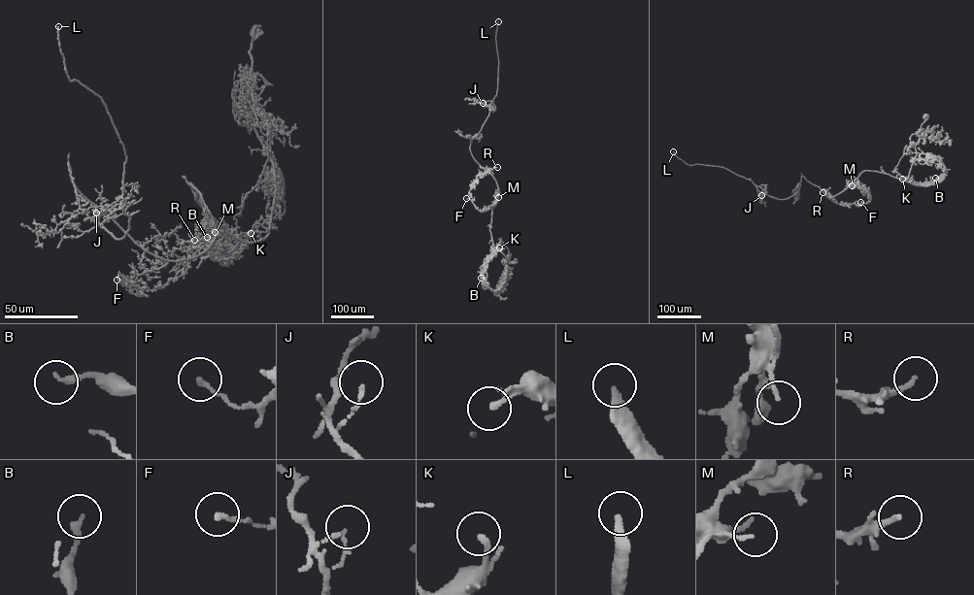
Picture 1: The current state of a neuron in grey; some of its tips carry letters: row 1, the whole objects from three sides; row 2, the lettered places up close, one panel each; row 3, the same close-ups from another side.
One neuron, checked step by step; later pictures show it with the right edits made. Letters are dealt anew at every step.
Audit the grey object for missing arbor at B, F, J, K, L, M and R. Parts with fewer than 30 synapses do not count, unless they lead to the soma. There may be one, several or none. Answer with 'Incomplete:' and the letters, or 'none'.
Incomplete: L

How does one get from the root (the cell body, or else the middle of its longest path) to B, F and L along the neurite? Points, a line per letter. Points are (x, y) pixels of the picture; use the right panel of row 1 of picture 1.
B: (925, 116), (920, 129), (911, 136), (910, 145), (917, 152), (927, 154), (945, 167), (945, 176), (935, 178)
F: (925, 116), (910, 137), (916, 154), (906, 181), (864, 171), (830, 198), (839, 204), (860, 202)
L: (925, 116), (906, 181), (864, 171), (829, 198), (803, 176), (778, 199), (673, 151)

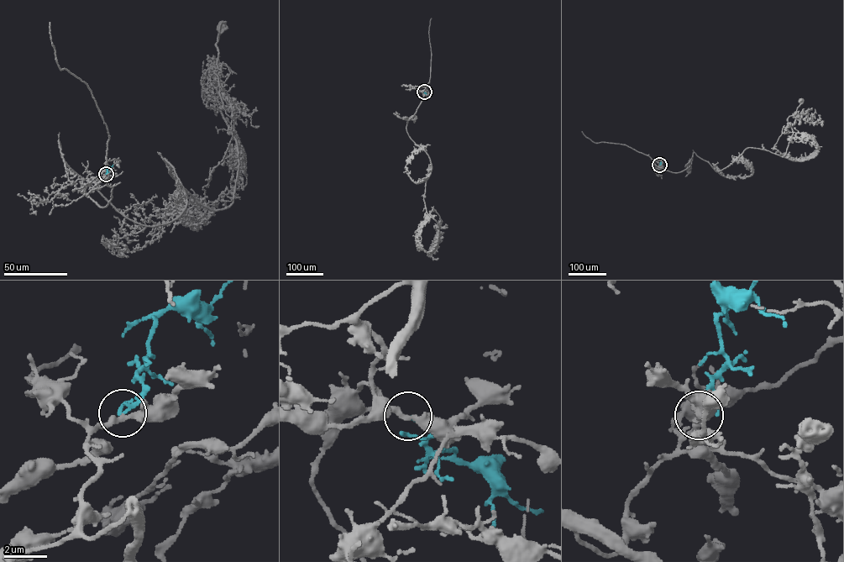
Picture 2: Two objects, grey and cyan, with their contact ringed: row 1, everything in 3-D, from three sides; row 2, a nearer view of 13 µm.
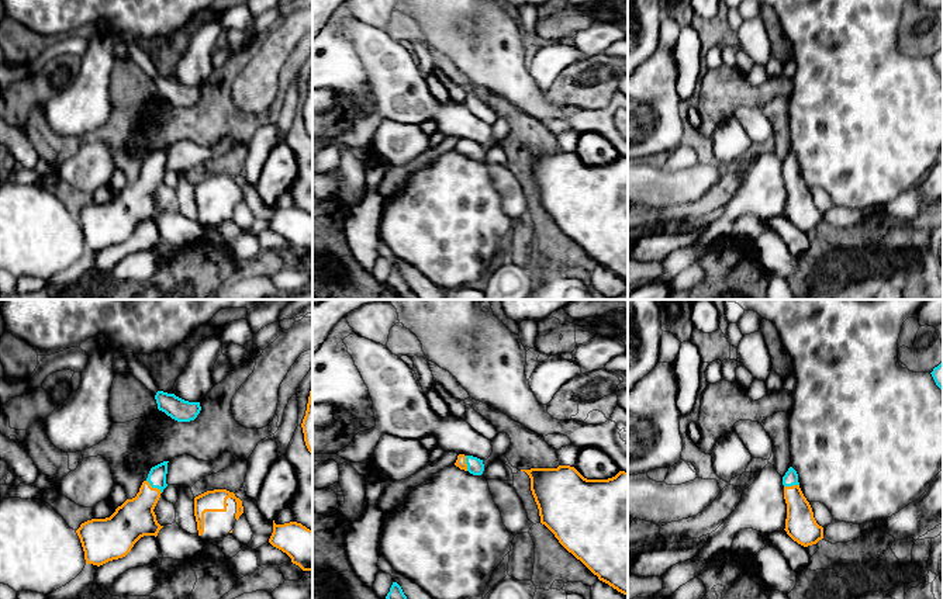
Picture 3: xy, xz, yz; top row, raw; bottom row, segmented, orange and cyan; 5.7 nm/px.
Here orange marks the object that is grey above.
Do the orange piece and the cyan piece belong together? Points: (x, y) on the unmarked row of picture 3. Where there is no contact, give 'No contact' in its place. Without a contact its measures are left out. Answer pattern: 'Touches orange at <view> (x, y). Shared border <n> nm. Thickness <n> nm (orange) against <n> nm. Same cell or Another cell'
Touches orange at xy (154, 173). Shared border 120 nm. Thickness 220 nm (orange) against 110 nm. Same cell

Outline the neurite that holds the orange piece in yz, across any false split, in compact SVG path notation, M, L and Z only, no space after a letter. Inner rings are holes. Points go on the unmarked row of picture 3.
M790 152L783 162L787 188L785 217L798 229L808 232L823 224L823 212L814 202L812 193L804 181L797 156Z

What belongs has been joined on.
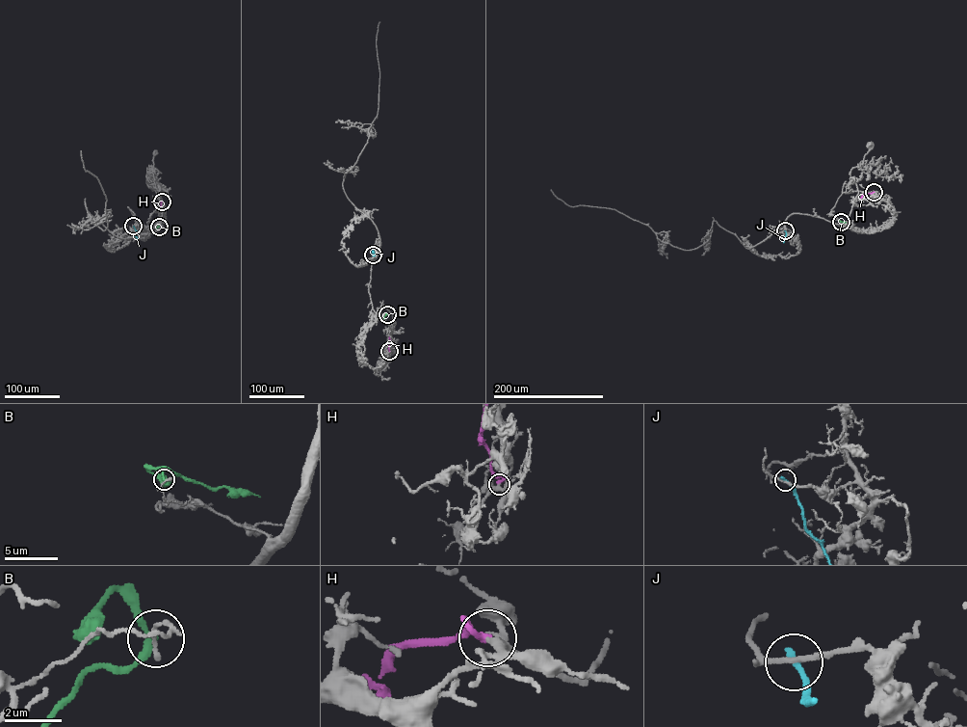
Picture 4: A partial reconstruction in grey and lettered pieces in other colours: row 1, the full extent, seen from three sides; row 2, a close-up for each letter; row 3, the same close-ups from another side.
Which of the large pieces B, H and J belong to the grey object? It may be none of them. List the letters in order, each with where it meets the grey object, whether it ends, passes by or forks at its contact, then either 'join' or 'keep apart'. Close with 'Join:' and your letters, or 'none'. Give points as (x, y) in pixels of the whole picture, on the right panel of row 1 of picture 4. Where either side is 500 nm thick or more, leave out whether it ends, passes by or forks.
B: (841, 222) | it ends | keep apart
H: (874, 192) | it ends | keep apart
J: (785, 230) | it ends | keep apart
Join: none

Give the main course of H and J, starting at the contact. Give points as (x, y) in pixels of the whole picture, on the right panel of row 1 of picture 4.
H: (874, 192), (860, 198)
J: (785, 230), (783, 242)

